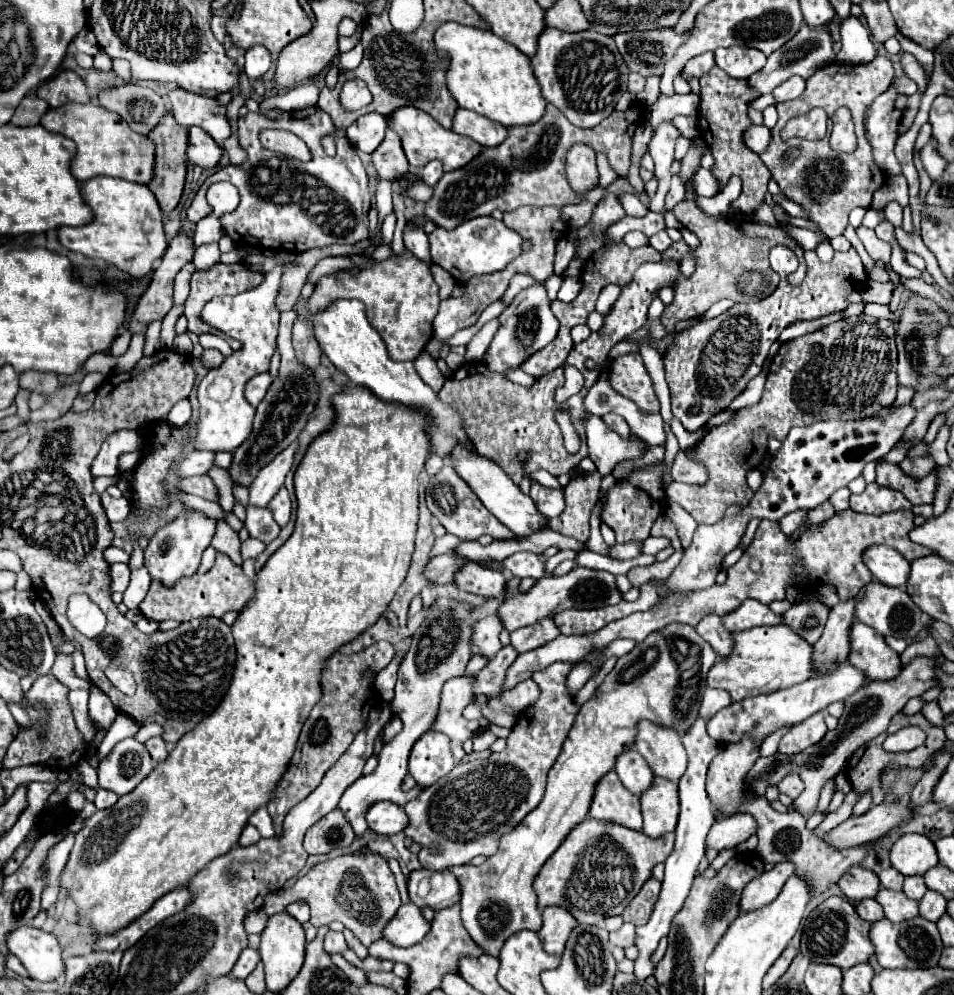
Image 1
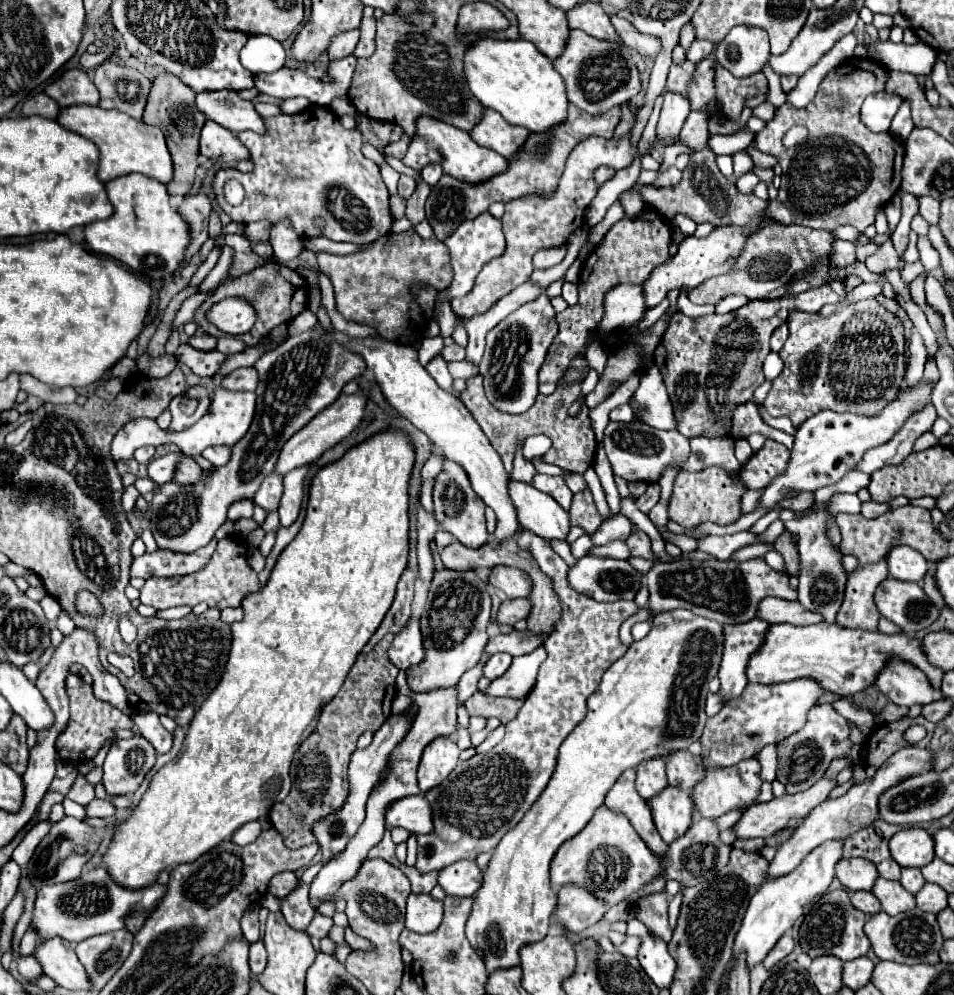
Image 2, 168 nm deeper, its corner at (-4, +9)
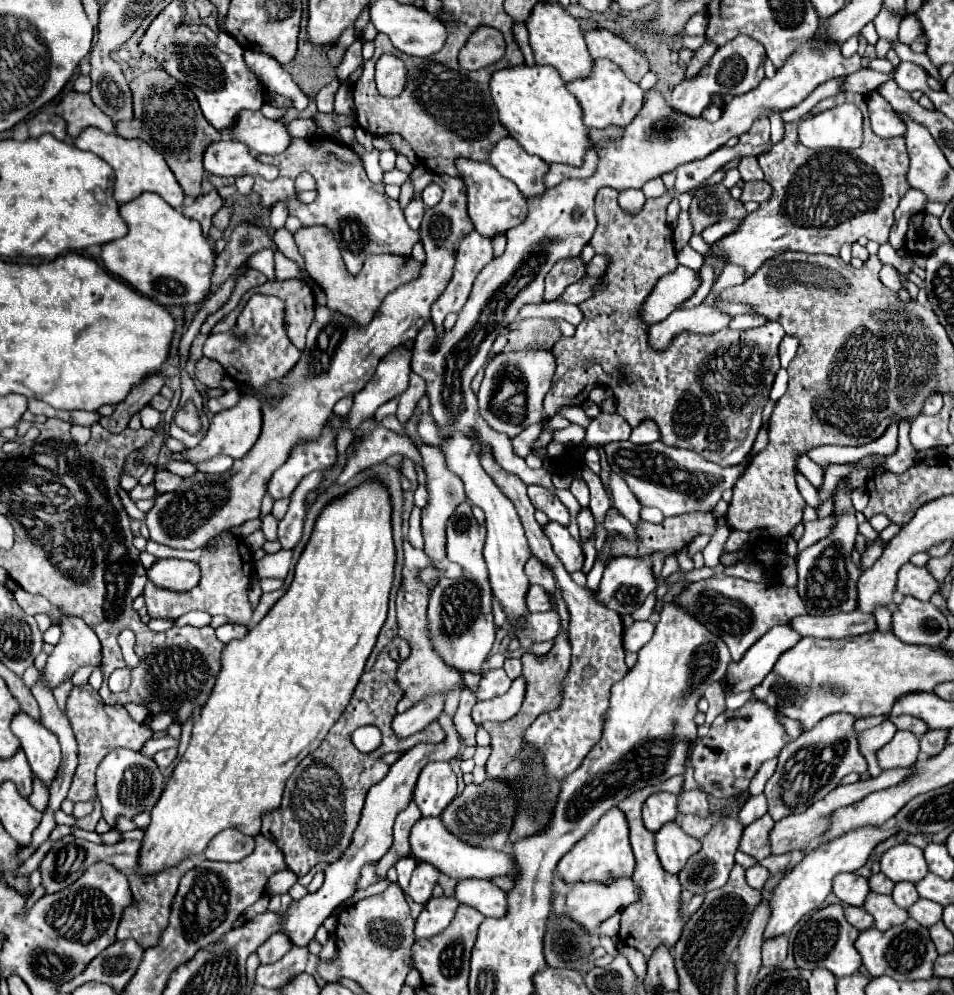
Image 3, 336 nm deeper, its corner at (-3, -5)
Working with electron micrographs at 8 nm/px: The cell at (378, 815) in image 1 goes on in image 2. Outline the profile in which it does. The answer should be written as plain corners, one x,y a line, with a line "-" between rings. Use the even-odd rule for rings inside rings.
422,794
408,796
402,800
396,800
386,810
386,822
388,826
400,826
406,828
410,834
432,834
432,810
428,800

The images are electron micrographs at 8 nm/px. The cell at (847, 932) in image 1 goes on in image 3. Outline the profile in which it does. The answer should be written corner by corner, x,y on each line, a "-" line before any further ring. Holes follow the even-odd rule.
831,904
827,908
817,910
797,932
797,938
793,944
797,968
807,968
807,970
827,968
837,978
855,974
863,964
859,952
855,950
857,936
859,936
859,932
845,920
845,910
841,904

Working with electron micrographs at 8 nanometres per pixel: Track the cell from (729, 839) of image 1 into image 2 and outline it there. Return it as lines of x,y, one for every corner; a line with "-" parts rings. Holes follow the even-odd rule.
822,778
820,782
816,782
814,786
810,786
808,790
804,792
798,792
798,794
784,794
780,798
774,798
766,804
756,804
756,806
750,806
744,816
740,818
740,822
734,826
738,838
768,838
768,836
774,836
778,834
780,830
784,830
786,826
790,826
792,822
798,822
802,818
806,818
810,814
810,810
820,804
822,800
828,798
828,794
832,792
832,788
836,788
838,782
832,780
832,778

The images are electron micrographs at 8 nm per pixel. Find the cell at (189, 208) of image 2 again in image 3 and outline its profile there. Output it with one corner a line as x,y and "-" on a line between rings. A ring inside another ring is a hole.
211,190
209,194
199,196
199,198
193,200
191,204
187,204
187,206
183,208
183,214
185,214
187,218
197,220
197,222
201,224
201,228
203,228
203,234
207,236
207,234
209,234
209,228
211,228
211,218
213,218
213,214
215,214
221,206
223,206
221,196
219,196
215,190

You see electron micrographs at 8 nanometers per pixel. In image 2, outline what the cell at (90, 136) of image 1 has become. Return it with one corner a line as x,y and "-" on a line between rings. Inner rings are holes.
70,106
62,108
56,118
64,128
92,140
100,150
100,170
98,178
102,182
110,182
114,178
140,172
144,176
156,178
162,184
172,180
172,160
164,142
164,134
156,126
148,126
142,120
134,120
118,110
104,110
98,106

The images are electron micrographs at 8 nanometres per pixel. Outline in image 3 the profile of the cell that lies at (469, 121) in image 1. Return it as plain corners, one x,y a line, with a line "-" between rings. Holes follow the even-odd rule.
511,136
501,138
489,152
489,164
505,178
509,178
523,196
539,196
545,192
541,176
547,172
547,162
527,154

